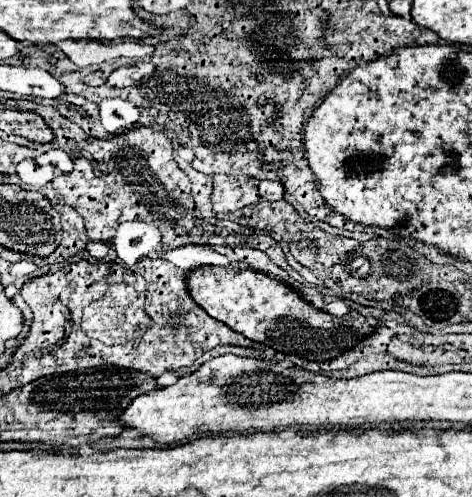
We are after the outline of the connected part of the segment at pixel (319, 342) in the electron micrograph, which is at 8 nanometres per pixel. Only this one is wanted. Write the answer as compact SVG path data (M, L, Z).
M201 266L187 272L189 292L193 300L215 320L227 324L231 330L267 344L283 354L297 354L307 360L323 362L337 358L357 346L375 332L375 320L359 312L333 316L303 300L291 286L253 270Z

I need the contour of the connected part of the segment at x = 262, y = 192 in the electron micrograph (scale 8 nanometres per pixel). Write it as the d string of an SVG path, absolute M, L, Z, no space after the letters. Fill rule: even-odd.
M261 180L259 182L259 196L265 200L281 200L283 198L283 184L275 180Z

